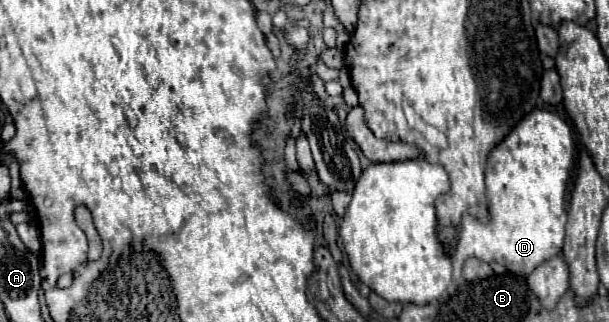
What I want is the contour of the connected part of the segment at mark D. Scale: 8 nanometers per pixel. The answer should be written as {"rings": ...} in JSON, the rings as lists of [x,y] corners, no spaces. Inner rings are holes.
{"rings":[[[532,109],[524,115],[512,131],[490,151],[486,165],[486,199],[488,199],[488,223],[472,215],[462,217],[462,233],[456,249],[456,265],[462,265],[468,257],[478,257],[486,263],[498,261],[508,271],[518,275],[530,275],[542,261],[558,255],[564,245],[566,227],[566,185],[570,179],[574,159],[574,143],[570,127],[558,115],[546,109]]]}

